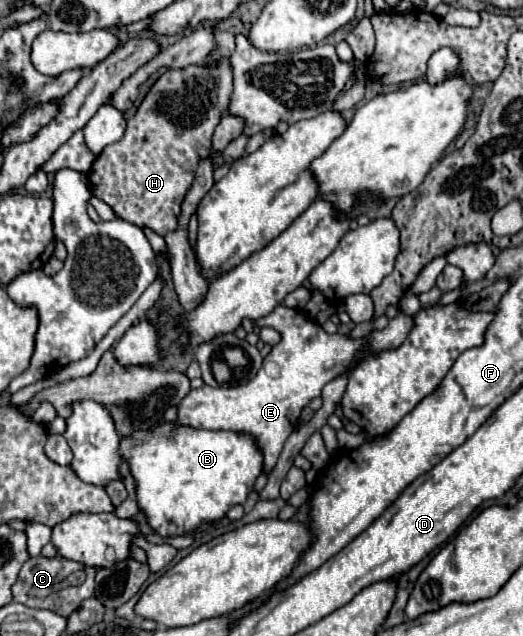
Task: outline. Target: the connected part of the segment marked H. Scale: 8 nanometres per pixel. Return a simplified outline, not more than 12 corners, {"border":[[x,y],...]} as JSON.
{"border":[[226,61],[166,71],[90,191],[174,231],[226,113]]}

